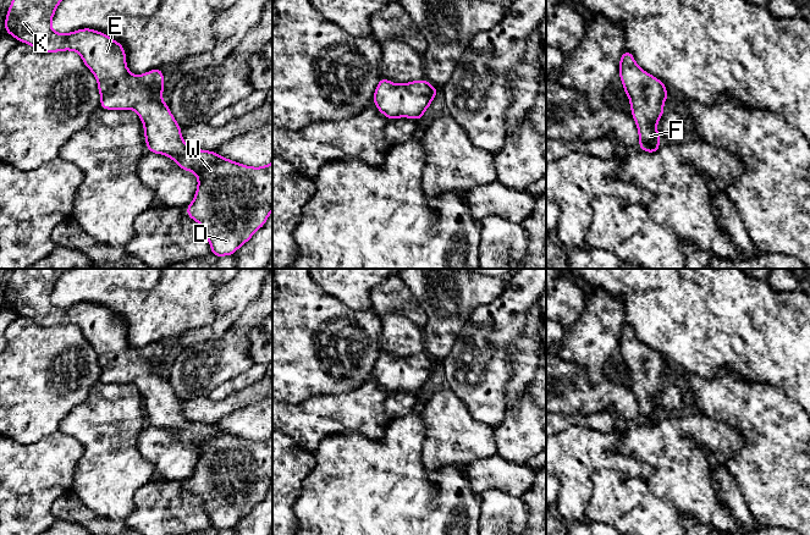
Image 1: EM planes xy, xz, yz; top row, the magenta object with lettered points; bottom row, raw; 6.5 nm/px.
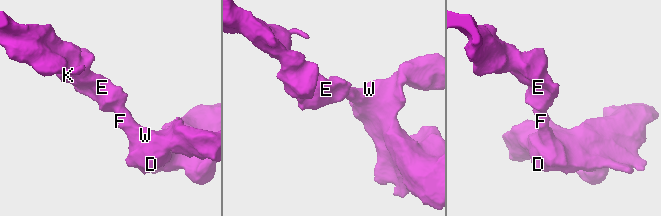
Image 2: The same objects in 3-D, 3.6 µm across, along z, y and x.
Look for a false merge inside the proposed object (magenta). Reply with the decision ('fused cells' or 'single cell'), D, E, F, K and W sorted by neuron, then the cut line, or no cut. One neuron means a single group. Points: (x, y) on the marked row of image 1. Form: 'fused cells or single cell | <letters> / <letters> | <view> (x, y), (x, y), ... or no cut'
single cell | D E F K W | no cut

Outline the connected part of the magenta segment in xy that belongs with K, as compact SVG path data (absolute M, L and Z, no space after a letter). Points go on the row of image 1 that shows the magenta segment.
M12 0L6 13L5 32L18 42L32 45L40 53L62 50L77 51L84 65L94 73L101 96L100 107L105 110L136 110L144 125L147 148L154 154L167 155L176 160L180 169L198 176L198 188L186 214L199 222L203 233L211 243L213 257L233 255L263 227L272 210L272 161L263 167L250 167L221 158L216 151L193 149L181 136L166 101L161 100L165 88L161 68L134 76L126 66L123 45L105 33L90 28L60 34L51 28L51 20L61 0Z

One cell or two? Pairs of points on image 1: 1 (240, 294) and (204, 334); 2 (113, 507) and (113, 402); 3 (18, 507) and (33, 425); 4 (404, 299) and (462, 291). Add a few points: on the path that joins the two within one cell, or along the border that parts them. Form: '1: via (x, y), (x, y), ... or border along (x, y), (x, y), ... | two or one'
1: via (229, 305), (226, 315), (215, 326) | one
2: via (113, 481), (113, 428) | one
3: border along (56, 431), (32, 442), (16, 442), (12, 440) | two
4: border along (403, 281), (426, 315), (426, 323), (423, 326) | two

